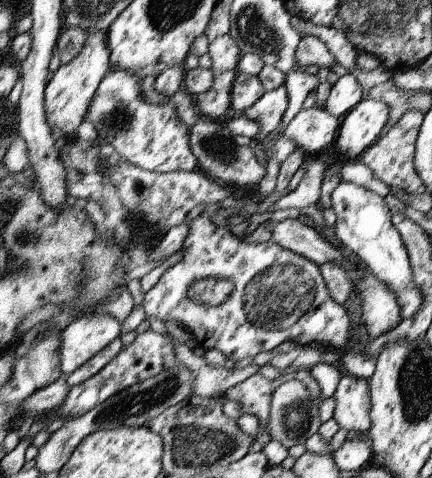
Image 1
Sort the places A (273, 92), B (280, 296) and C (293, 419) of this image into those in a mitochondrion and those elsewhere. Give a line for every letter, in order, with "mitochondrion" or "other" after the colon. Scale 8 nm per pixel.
A: other
B: mitochondrion
C: mitochondrion

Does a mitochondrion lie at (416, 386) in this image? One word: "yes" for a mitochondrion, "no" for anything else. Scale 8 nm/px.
yes

